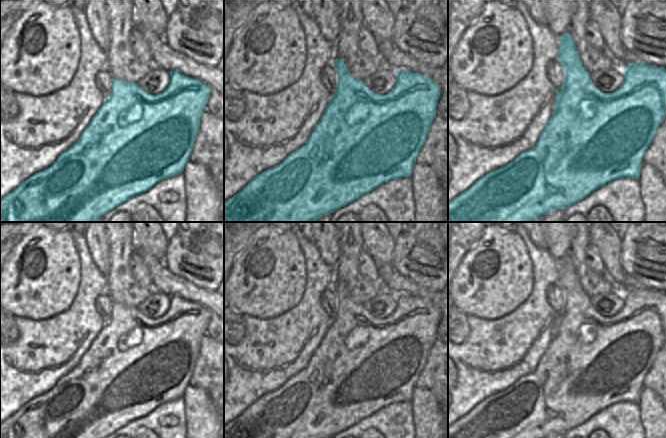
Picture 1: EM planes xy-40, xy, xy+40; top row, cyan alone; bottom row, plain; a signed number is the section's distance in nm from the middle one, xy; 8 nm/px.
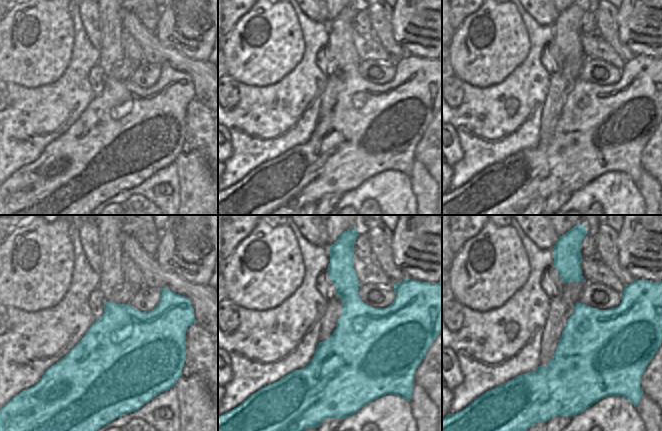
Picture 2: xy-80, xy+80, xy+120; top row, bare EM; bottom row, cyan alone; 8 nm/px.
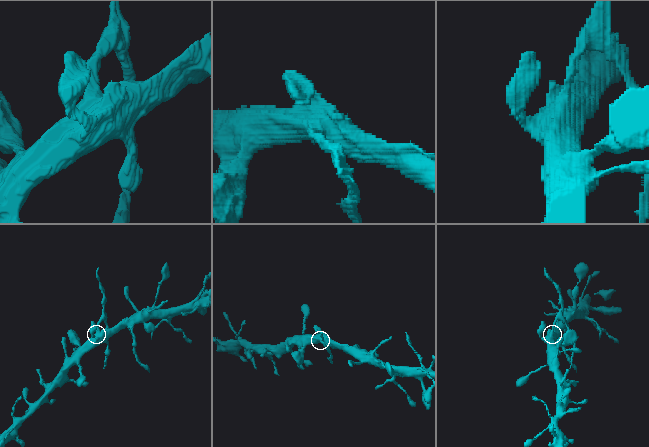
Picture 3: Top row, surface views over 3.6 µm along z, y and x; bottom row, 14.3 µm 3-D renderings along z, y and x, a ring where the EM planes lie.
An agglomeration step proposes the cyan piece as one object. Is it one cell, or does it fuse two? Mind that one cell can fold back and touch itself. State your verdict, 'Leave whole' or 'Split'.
Split

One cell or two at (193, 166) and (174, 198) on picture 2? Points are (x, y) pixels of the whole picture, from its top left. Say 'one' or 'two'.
two

